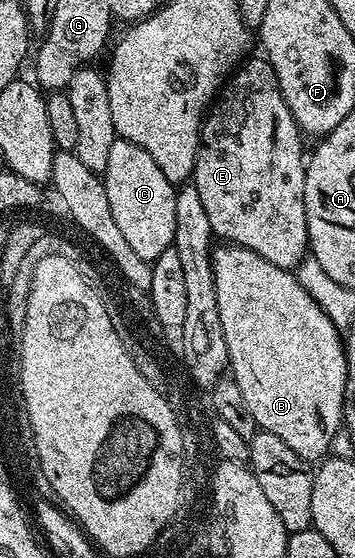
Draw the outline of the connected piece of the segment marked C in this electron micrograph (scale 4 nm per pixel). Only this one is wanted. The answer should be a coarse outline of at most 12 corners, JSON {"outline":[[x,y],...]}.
{"outline":[[115,138],[104,181],[140,260],[173,247],[176,186]]}

